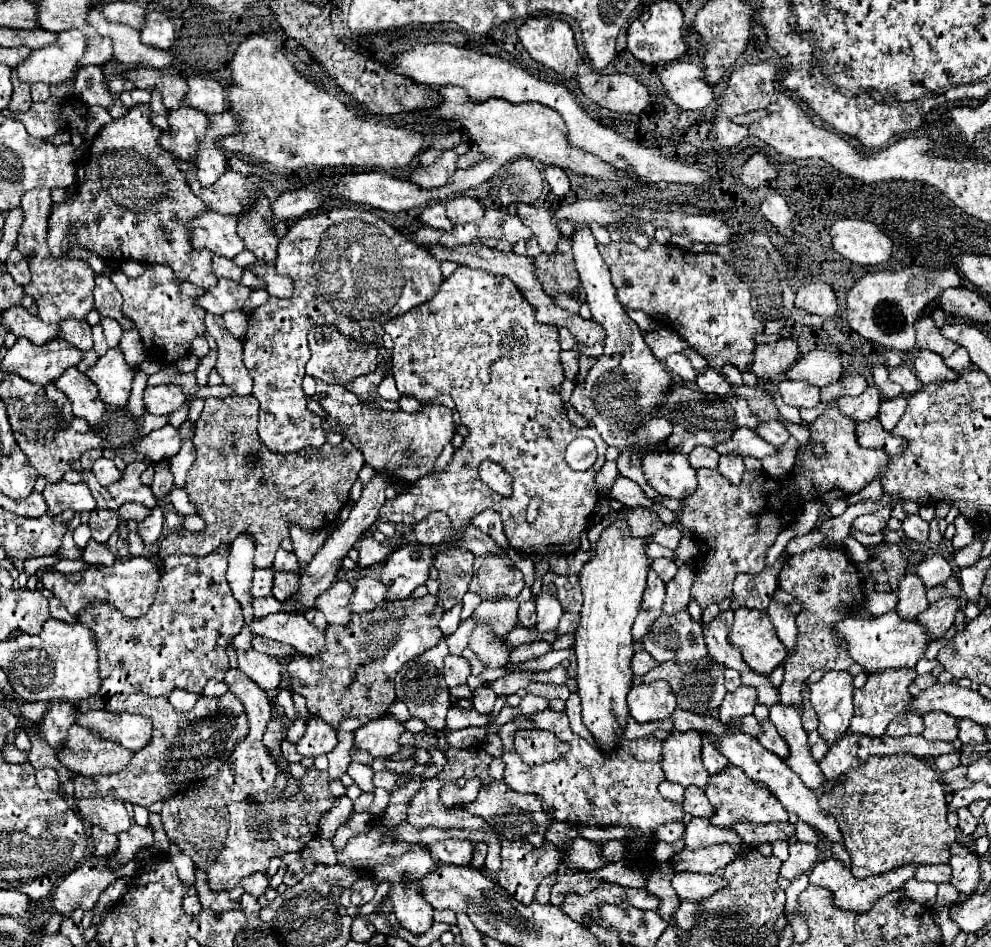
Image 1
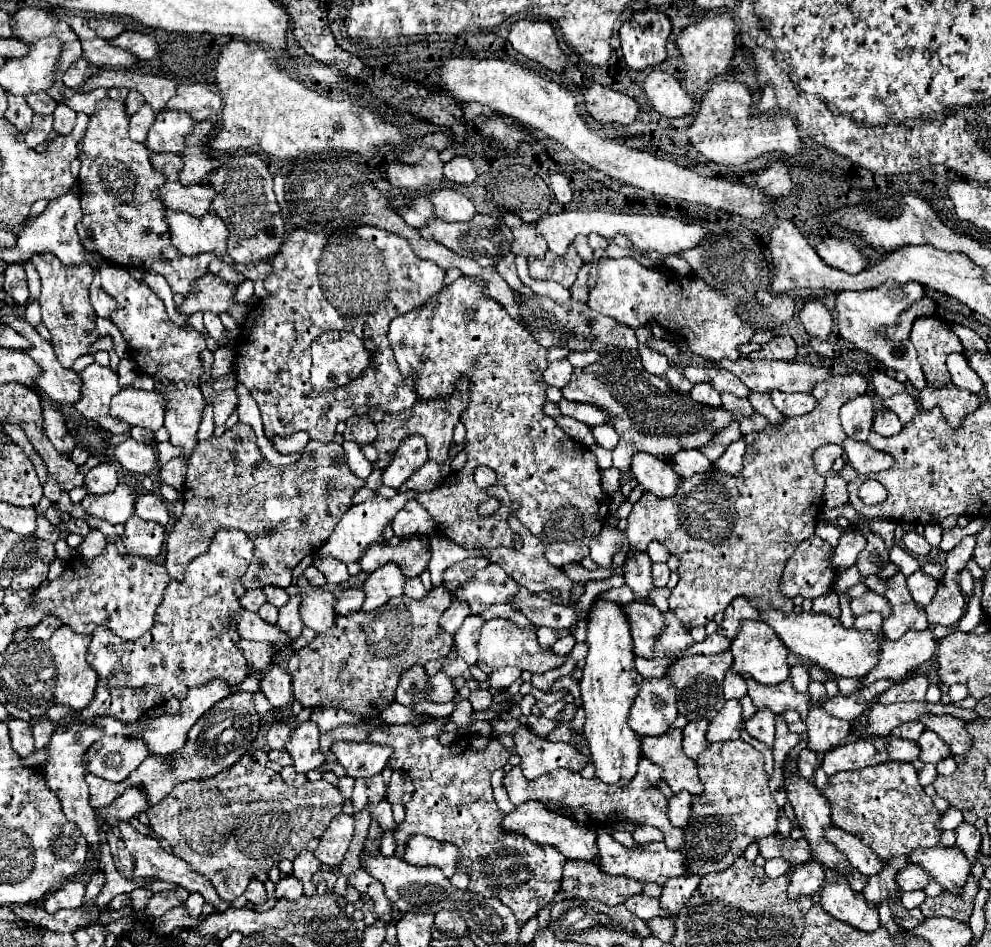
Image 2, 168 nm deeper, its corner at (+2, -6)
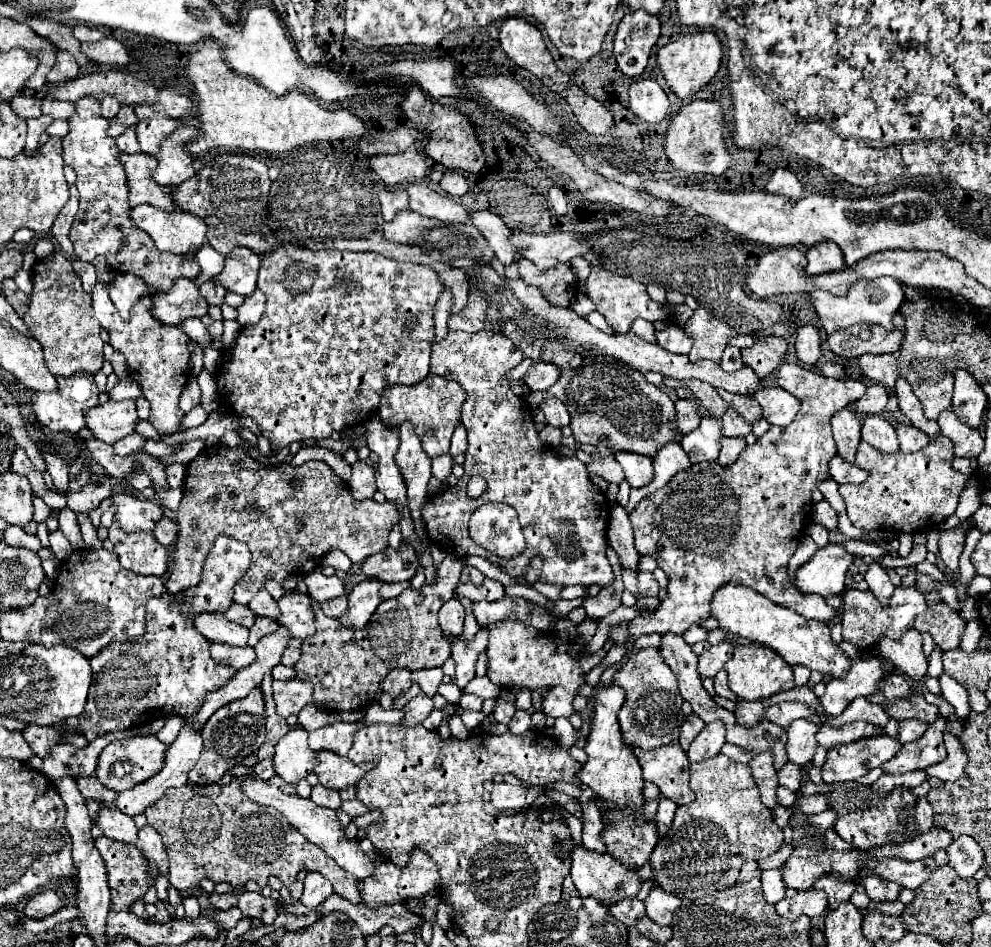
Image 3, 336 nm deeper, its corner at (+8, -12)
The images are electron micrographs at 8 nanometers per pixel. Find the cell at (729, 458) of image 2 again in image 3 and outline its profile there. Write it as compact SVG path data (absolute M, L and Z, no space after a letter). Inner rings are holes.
M721 438L721 452L717 462L721 466L731 466L745 446L745 438Z

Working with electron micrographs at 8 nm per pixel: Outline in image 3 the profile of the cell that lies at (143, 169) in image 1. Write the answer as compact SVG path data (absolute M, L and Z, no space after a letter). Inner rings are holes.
M83 98L75 102L75 114L67 120L69 132L63 140L63 160L77 172L77 188L81 194L79 212L71 226L71 242L79 260L93 262L95 256L105 256L115 272L135 274L143 278L157 292L167 292L177 278L195 278L199 266L195 260L185 260L183 256L171 252L159 252L151 236L131 228L131 218L127 212L129 192L127 178L123 176L123 166L117 160L115 138L107 136L109 120L101 116L99 100Z

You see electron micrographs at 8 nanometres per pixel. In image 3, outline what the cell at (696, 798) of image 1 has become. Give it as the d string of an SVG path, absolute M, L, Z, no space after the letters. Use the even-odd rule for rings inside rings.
M667 798L659 800L659 808L657 808L657 816L655 816L659 836L665 836L667 830L671 828L671 820L673 820L675 810L677 810L677 806L673 804L673 800L667 800Z

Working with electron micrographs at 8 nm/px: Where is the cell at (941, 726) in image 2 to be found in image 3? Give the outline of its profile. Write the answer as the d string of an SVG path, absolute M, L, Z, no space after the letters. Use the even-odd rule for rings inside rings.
M911 694L905 698L897 698L893 704L885 704L885 712L895 718L897 722L907 718L919 718L927 724L933 724L939 718L937 706L925 702L923 694Z

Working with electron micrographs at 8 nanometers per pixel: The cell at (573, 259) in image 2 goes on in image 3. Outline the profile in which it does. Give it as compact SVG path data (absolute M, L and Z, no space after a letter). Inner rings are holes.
M521 258L517 262L517 266L519 266L521 278L527 284L537 286L549 304L567 308L571 304L571 300L575 300L577 280L575 280L575 274L571 272L569 264L559 264L549 270L539 270L539 268L535 268L535 264Z

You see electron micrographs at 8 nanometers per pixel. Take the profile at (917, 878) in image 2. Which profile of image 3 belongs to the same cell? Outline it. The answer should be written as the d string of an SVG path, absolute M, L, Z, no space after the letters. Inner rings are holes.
M865 874L865 876L859 876L855 880L855 884L861 884L867 892L867 896L871 900L879 900L879 902L887 902L887 900L897 900L899 896L899 890L901 886L899 884L891 884L887 880L883 880L881 876L877 874Z

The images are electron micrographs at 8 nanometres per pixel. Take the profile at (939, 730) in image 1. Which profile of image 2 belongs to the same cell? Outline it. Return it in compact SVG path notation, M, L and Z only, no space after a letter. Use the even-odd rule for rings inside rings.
M925 730L921 734L921 738L917 740L919 748L921 748L921 762L939 762L943 758L947 758L951 754L947 742L943 738L939 738L939 734Z

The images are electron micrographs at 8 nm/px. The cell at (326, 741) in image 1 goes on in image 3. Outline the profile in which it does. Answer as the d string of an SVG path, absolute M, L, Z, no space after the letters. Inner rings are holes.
M291 728L275 746L273 766L285 782L299 782L315 768L317 754L307 746L307 732Z

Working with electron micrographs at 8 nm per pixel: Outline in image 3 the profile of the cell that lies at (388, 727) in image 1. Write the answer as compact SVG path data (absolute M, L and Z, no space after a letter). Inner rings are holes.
M317 752L317 766L313 772L319 776L319 784L325 788L347 788L353 786L365 772L373 768L373 762L353 764L349 758L339 756L335 752Z

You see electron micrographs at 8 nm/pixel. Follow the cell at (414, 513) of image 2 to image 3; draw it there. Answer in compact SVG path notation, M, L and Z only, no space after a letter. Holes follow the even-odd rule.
M217 444L217 446L211 446L211 448L205 448L193 462L189 462L187 466L187 478L185 478L185 484L183 484L183 500L181 500L181 506L177 510L177 524L179 524L179 538L177 538L177 544L175 548L171 550L171 558L173 558L173 564L171 564L171 572L169 572L169 580L167 580L167 588L171 594L177 594L185 588L191 588L191 586L197 586L199 580L201 580L201 570L203 570L203 564L205 564L205 558L213 546L213 540L219 536L219 534L225 534L225 536L231 536L243 544L249 546L251 550L251 566L249 570L245 572L245 576L241 578L239 584L235 584L235 596L233 600L237 604L247 604L263 586L269 578L275 578L277 582L283 582L289 574L307 574L307 572L313 572L315 568L321 566L321 560L325 558L325 554L329 554L331 550L341 550L345 552L351 562L363 562L367 556L371 554L377 554L381 552L385 546L387 546L387 536L389 536L389 530L391 526L399 522L399 514L397 510L393 508L391 502L383 502L383 504L377 504L375 500L365 500L365 502L355 502L351 492L349 492L349 486L339 478L335 476L335 472L331 472L331 468L327 468L327 464L323 462L305 462L301 466L291 466L291 464L281 464L281 466L275 466L275 468L269 468L265 465L255 462L243 448L229 448L229 446L223 446L223 444Z

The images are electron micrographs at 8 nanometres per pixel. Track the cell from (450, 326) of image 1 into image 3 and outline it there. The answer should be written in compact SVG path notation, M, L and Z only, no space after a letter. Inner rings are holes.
M449 332L449 336L443 342L433 342L433 356L431 356L431 374L441 376L445 380L455 380L465 390L465 404L463 404L463 426L467 428L469 448L465 454L465 476L459 478L455 488L445 488L443 494L429 498L423 506L423 522L427 526L429 538L439 544L447 554L451 556L481 556L487 558L491 564L499 566L509 576L517 578L527 572L531 558L541 556L543 568L539 574L541 582L557 584L557 586L609 586L615 580L615 574L611 570L611 564L605 556L607 550L607 522L609 522L609 504L603 492L595 490L595 486L589 480L587 466L579 462L577 458L561 458L553 452L553 448L543 446L537 430L533 426L531 412L527 408L527 402L523 398L517 398L511 392L509 382L505 380L505 374L515 368L523 360L521 352L507 340L503 334L497 332ZM481 474L489 482L489 490L477 498L471 500L465 492L465 486L471 476ZM487 502L505 502L513 506L519 512L519 522L523 524L525 536L527 536L527 552L519 560L499 560L497 556L491 556L487 550L479 548L467 530L469 518L475 512L475 508L487 504Z

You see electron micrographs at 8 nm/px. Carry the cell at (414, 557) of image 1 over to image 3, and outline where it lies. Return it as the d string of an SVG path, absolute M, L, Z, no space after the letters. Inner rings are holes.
M367 580L367 582L357 584L347 596L349 608L339 618L339 624L345 626L345 628L353 628L353 630L363 628L381 602L379 588L381 588L379 580Z

